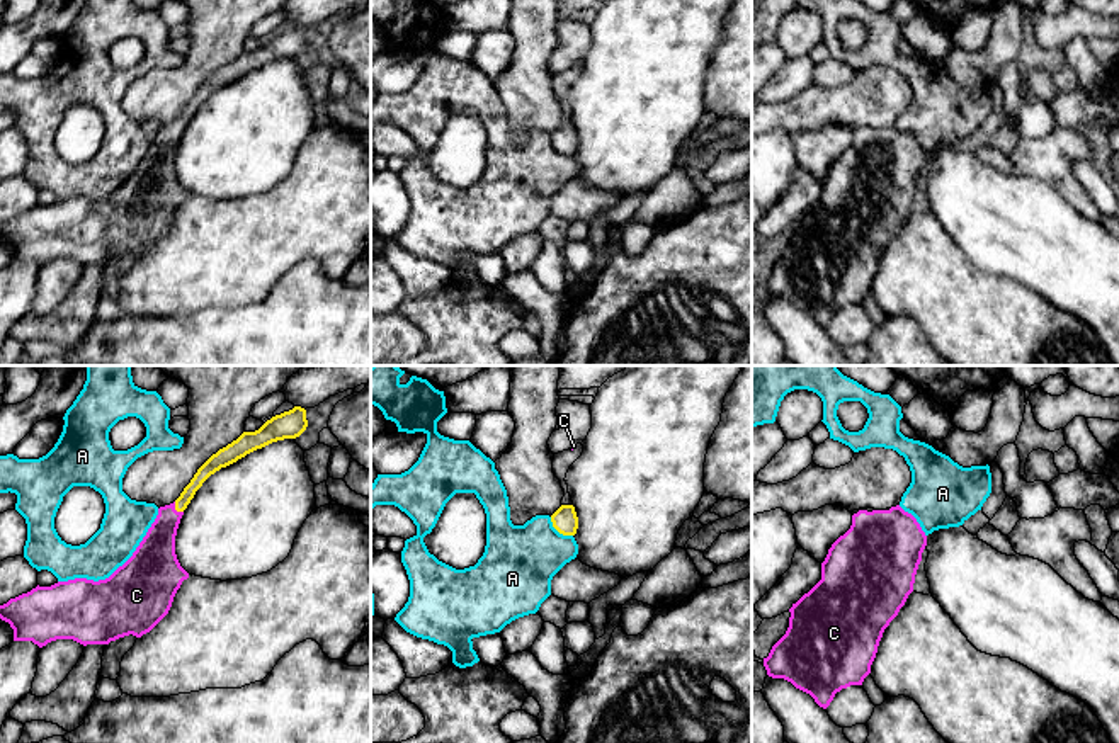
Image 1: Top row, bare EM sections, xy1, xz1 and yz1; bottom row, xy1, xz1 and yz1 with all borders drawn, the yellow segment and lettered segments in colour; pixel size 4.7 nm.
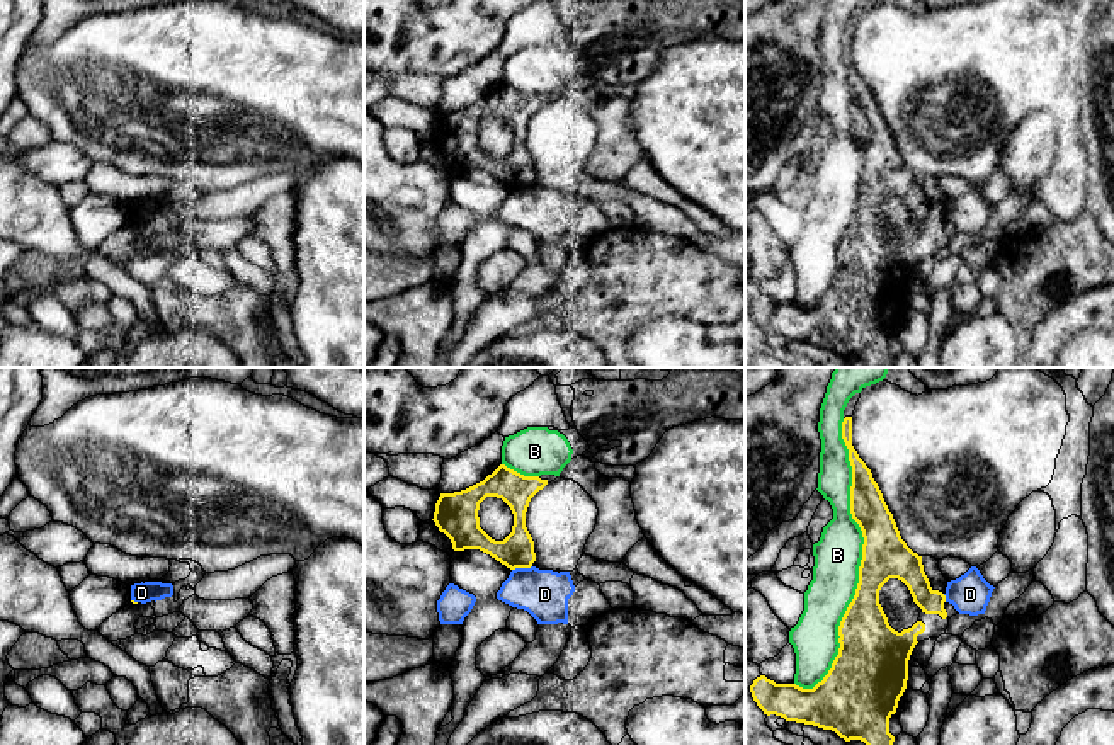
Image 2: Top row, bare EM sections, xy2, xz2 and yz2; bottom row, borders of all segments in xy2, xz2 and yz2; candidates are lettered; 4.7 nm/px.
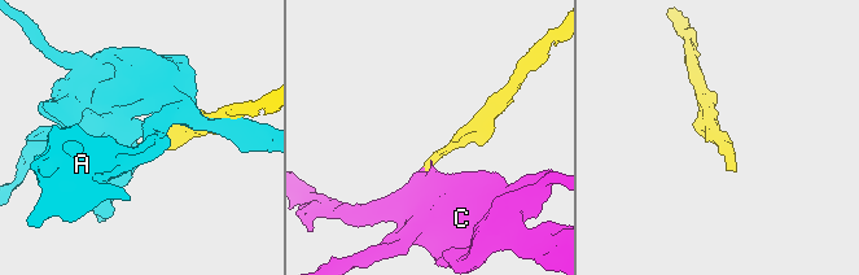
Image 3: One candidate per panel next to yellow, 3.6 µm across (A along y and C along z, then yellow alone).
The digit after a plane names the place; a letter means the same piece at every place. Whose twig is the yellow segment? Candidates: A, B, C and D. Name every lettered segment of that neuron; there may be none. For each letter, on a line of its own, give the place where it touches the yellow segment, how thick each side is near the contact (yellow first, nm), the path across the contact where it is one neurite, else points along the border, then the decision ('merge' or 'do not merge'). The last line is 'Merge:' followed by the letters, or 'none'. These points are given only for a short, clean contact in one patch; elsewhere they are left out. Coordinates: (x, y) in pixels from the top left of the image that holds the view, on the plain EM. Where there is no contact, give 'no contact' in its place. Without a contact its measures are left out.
A: xz1 (558, 150) | 120/340 nm | do not merge
B: yz2 (863, 177) | 220/220 nm | do not merge
C: xy1 (176, 128) | 70/190 nm | across xy1 (208, 87), (176, 128), (165, 143), (155, 175) | merge
D: xz2 (521, 186) | 160/220 nm | along xz2 (531, 184), (512, 189) | do not merge
Merge: C

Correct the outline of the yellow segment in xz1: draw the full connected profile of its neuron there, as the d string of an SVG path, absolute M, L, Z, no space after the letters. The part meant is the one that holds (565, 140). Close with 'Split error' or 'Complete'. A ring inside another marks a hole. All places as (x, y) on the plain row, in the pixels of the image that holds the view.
M561 124L551 134L553 146L563 155L575 155L578 148L578 136L573 124Z. Complete

